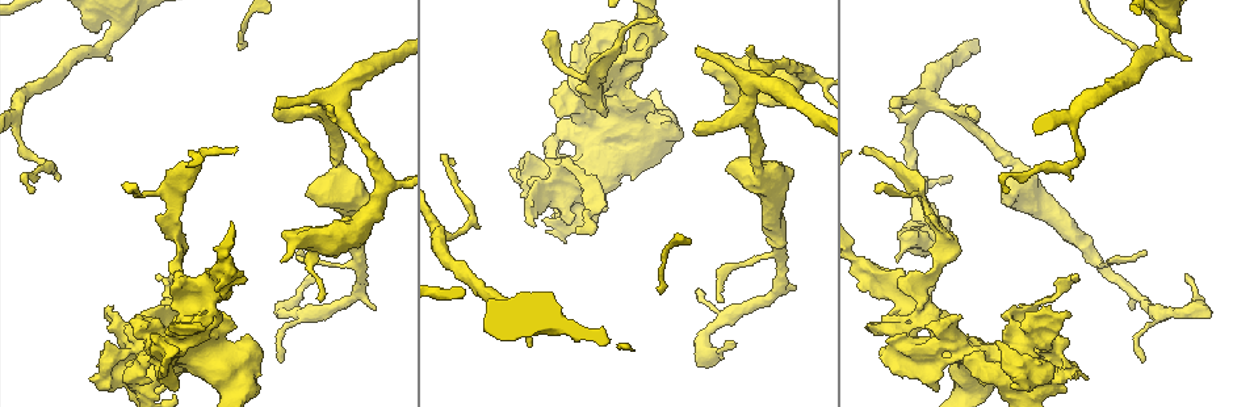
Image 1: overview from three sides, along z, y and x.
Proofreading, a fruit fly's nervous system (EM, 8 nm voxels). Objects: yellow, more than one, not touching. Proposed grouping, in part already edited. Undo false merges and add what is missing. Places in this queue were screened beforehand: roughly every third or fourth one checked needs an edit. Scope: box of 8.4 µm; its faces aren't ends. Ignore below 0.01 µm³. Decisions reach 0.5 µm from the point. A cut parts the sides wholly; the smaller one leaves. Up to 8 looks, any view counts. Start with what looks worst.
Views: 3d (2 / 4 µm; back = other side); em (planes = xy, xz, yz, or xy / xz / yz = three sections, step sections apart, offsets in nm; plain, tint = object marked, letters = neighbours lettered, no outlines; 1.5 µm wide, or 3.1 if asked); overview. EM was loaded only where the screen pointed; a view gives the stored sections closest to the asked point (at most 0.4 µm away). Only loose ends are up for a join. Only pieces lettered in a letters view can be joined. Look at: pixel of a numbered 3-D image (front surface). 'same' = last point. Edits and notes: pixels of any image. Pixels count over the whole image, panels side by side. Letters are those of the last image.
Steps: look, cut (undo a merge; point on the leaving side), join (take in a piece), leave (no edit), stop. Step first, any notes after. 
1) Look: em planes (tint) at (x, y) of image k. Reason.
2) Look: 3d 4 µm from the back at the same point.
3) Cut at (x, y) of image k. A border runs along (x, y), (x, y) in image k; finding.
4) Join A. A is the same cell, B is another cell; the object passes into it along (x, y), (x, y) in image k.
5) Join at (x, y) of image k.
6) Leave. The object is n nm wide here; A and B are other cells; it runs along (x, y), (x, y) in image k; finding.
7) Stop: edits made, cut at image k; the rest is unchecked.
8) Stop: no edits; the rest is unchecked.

Look: em yz step 8 (letters) at (1180, 30) of image 1. Thick end.

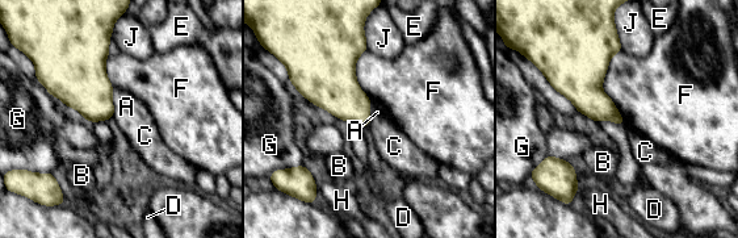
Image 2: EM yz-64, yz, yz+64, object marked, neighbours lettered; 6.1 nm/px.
Look: em planes (letters) at the same point. Another direction.

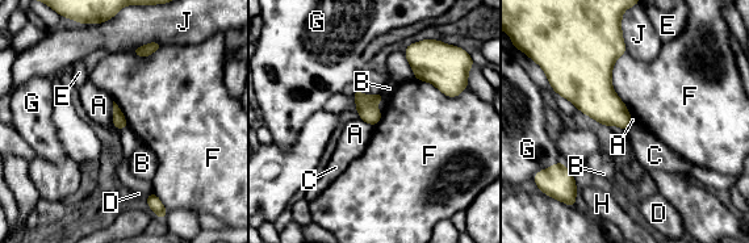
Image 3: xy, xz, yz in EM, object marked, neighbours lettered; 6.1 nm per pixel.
Leave. A, B, C, D, E, F, G, H and J are other cells; a border runs along (624, 51), (611, 87), (631, 117) in image 3; no lettered piece goes on from it.

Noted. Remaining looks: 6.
Look: em planes (plain) at (899, 259) of image 1. Branch stops here.

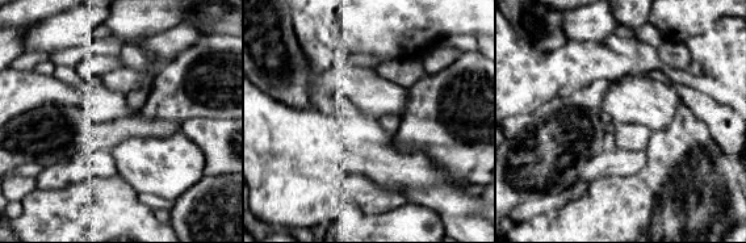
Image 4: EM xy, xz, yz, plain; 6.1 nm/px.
Look: em planes (tint) at the same point.

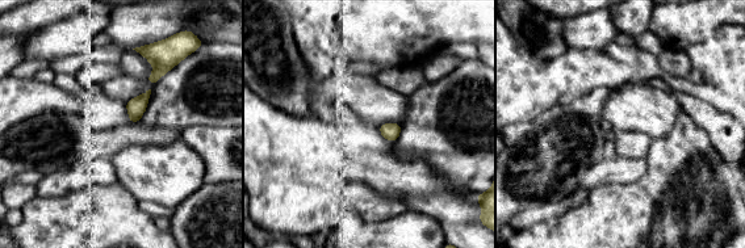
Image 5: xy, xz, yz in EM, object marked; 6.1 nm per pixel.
Look: em planes (letters) at the same point. See the neighbours.

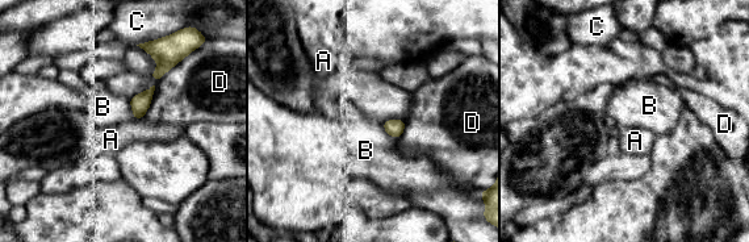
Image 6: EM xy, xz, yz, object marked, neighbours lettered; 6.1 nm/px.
Leave. A, B, C and D are other cells; a border runs along (381, 124), (389, 134), (398, 138) in image 6; none of them fits.

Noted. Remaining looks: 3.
Look: 3d 2 µm at (982, 359) of image 1. Closes a loop.

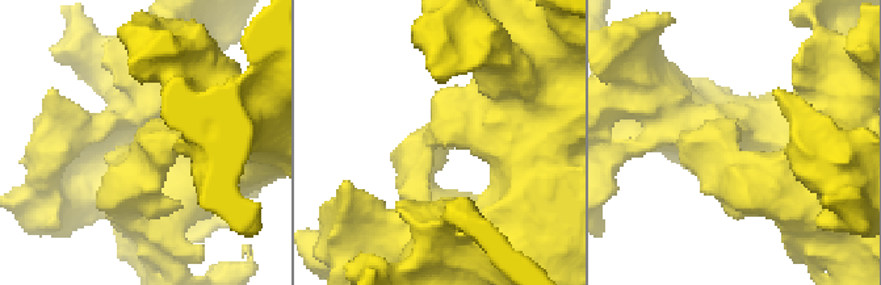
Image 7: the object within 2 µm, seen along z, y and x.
Look: em yz step 8 (tint) at (424, 145) of image 7.

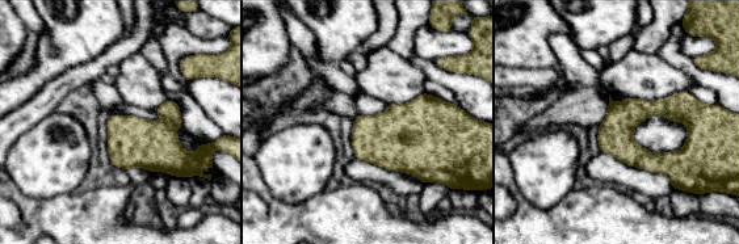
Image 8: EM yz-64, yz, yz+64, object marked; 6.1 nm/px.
Look: em yz step 8 (letters) at the same point. What lies round it.

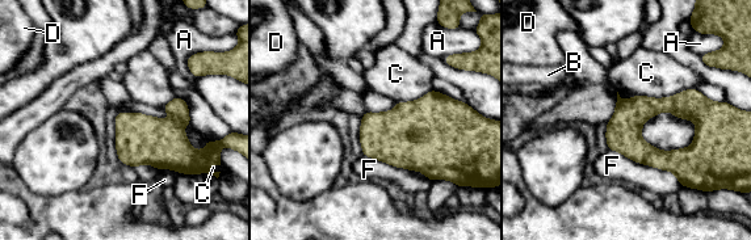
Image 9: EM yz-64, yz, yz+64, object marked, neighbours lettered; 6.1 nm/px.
Leave. A, B, C, D and F are other cells; it runs along (707, 123), (645, 106), (609, 140) in image 9; continuous, no second neuron.

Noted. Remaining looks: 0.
Stop: no edits; the rest is unchecked.

